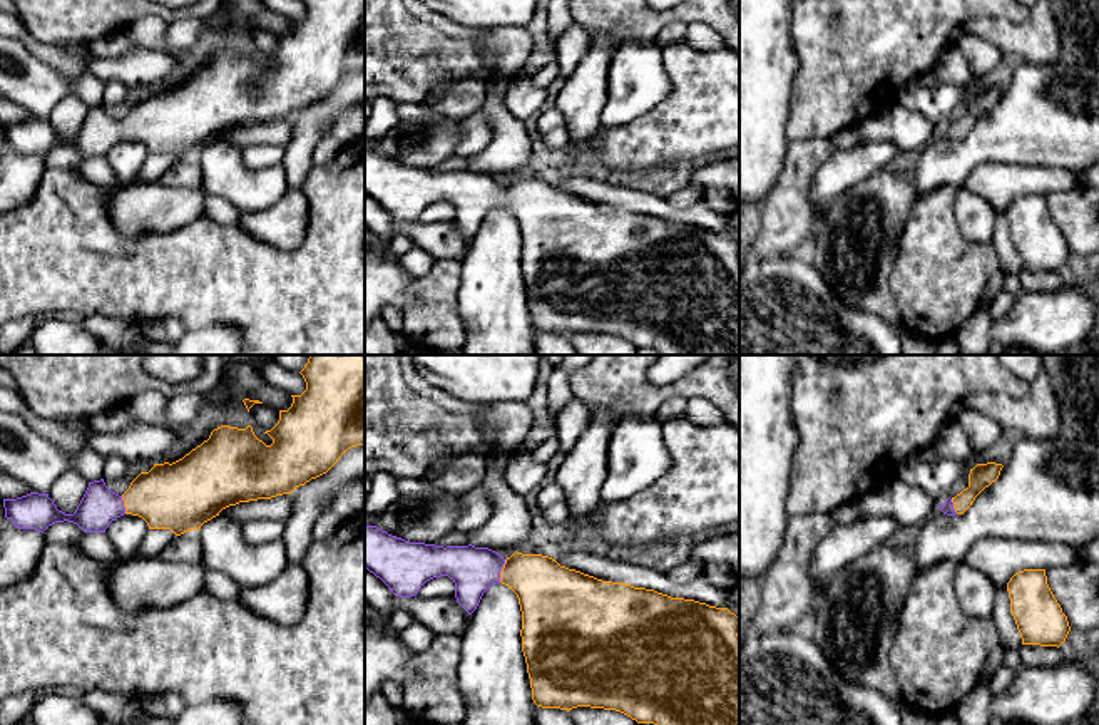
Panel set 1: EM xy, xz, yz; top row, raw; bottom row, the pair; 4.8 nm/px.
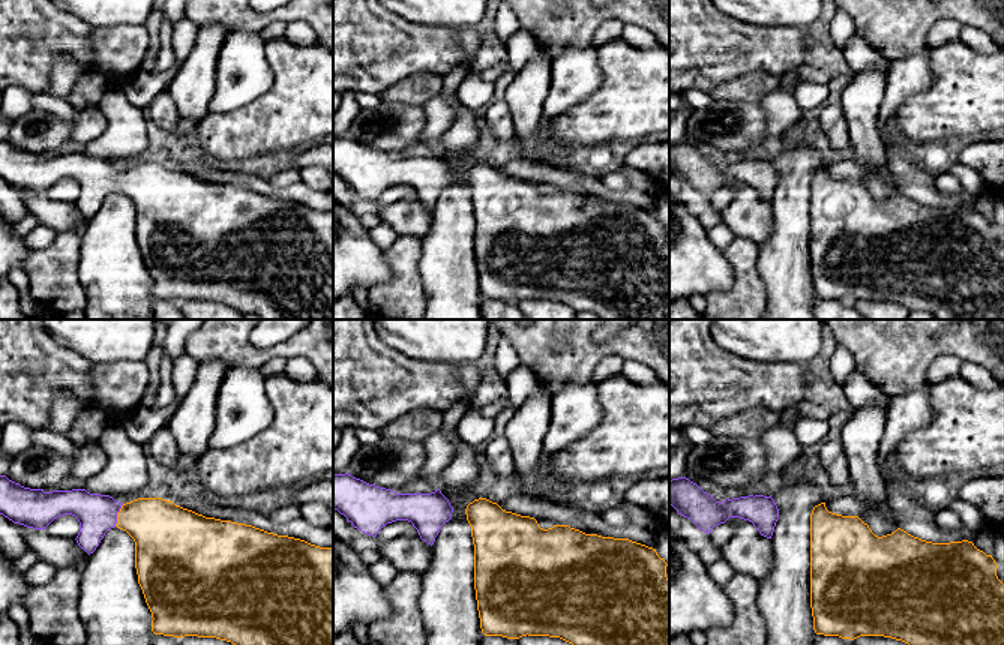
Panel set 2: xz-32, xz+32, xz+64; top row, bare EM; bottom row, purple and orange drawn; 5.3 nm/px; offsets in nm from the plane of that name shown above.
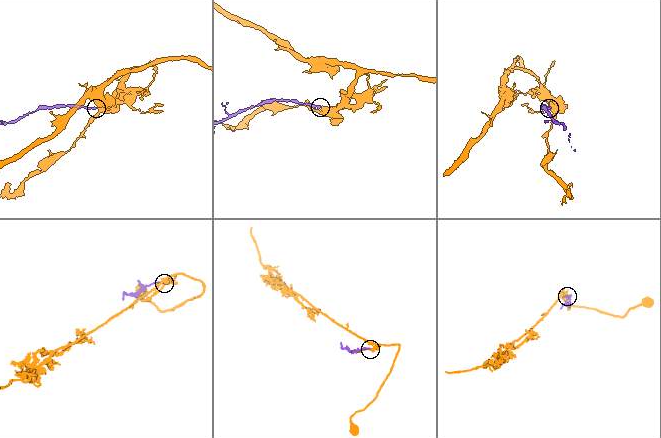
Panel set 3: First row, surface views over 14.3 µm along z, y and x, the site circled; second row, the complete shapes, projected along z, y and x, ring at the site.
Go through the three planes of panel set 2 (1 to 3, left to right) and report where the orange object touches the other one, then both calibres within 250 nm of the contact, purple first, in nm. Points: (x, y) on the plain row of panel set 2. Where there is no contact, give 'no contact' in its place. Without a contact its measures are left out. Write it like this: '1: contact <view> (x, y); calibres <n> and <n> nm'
1: contact xz-32 (116, 179); calibres 220 and 300 nm
2: no contact
3: no contact

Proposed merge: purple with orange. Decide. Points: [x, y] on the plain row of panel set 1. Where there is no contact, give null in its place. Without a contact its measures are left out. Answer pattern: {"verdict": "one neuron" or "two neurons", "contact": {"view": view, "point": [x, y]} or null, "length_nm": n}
{"verdict": "one neuron", "contact": {"view": "xz", "point": [500, 195]}, "length_nm": 120}

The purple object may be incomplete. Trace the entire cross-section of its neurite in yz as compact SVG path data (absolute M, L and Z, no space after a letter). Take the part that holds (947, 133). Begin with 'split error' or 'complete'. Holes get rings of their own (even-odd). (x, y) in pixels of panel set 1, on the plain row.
split error | M995 87L977 89L970 94L969 112L952 124L948 122L938 134L947 141L964 139L975 122L999 104L1002 92L1002 89Z

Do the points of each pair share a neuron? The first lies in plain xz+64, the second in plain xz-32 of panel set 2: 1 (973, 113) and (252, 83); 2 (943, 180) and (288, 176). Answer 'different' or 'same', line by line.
1: different
2: same

